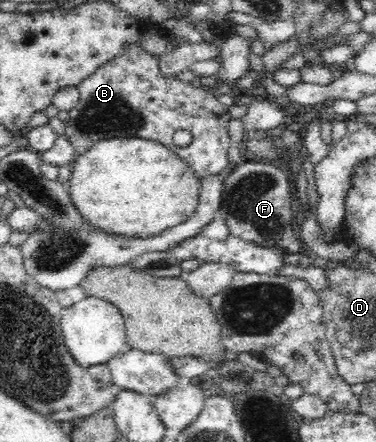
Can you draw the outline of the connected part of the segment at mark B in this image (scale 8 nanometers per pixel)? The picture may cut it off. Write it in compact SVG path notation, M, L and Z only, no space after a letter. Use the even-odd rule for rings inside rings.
M131 43L121 55L115 55L84 79L79 85L80 99L69 112L69 118L64 122L64 132L78 155L83 155L95 142L109 138L139 137L159 141L185 160L195 174L205 178L210 175L220 175L230 169L227 151L229 151L229 131L227 123L231 121L227 106L221 104L217 97L207 92L207 87L195 88L175 76L164 76L159 68L158 59L147 53L139 43ZM179 129L191 132L192 141L186 146L176 146L173 133Z

